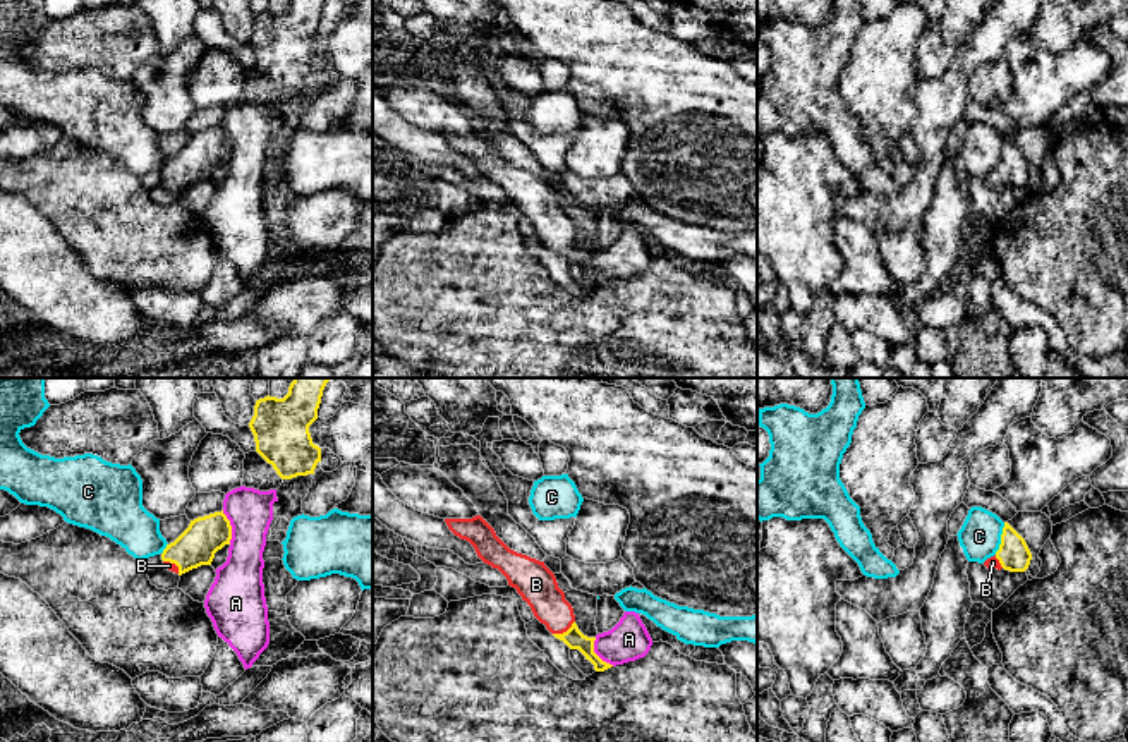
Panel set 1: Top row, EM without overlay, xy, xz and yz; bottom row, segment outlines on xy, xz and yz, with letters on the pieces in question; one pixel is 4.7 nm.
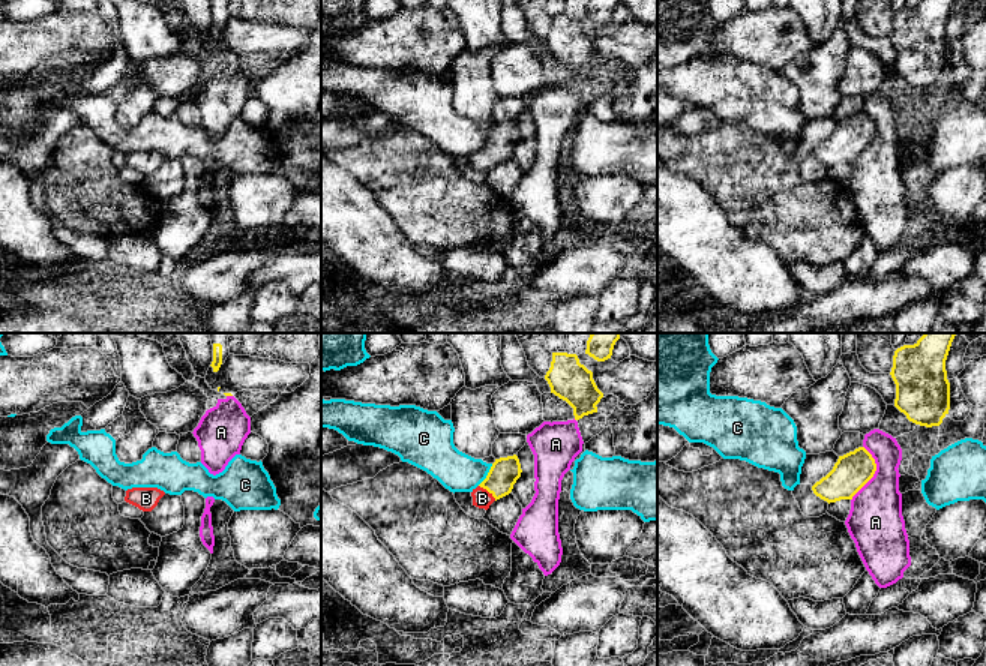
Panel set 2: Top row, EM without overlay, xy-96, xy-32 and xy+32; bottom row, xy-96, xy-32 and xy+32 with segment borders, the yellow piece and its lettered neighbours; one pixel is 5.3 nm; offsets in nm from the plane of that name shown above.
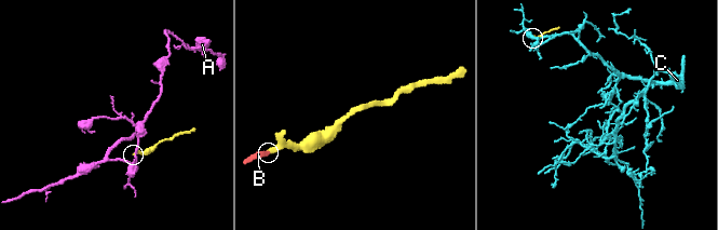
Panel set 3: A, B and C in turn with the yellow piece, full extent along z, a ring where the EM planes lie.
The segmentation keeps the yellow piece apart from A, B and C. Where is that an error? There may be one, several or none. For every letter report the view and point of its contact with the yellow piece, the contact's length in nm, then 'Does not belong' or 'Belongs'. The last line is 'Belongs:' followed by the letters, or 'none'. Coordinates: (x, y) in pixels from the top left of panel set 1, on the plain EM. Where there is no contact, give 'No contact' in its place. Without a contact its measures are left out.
A: Touches yellow at xy (230, 143). Shared border 170 nm. Does not belong
B: Touches yellow at xz (564, 248). Shared border 120 nm. Belongs
C: Touches yellow at yz (1001, 153). Shared border 160 nm. Does not belong
Belongs: B

